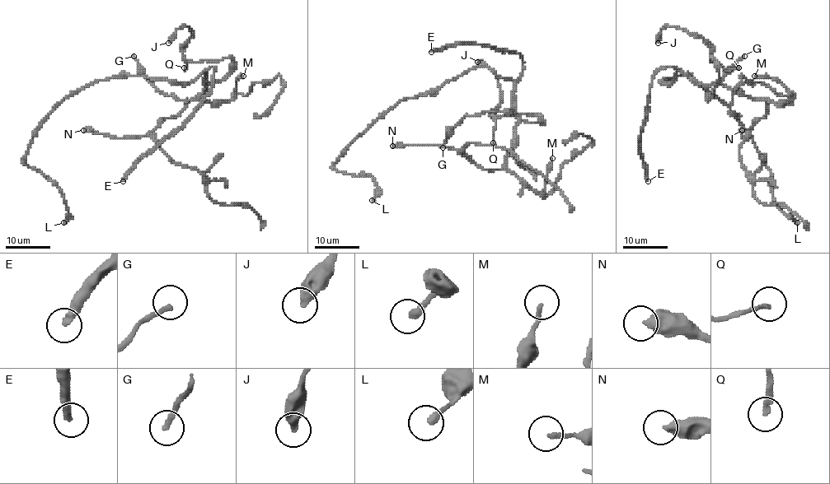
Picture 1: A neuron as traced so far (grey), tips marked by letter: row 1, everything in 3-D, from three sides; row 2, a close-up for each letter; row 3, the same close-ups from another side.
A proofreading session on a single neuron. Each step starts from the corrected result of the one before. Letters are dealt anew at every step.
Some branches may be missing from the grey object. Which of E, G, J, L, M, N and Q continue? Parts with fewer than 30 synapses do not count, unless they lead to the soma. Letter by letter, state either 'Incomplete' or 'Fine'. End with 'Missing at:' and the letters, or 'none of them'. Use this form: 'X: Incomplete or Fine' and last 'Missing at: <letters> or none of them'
E: Fine
G: Incomplete
J: Fine
L: Fine
M: Fine
N: Fine
Q: Fine
Missing at: G

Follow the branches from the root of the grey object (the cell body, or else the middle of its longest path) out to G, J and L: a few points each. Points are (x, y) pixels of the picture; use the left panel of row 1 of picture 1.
G: (202, 74), (205, 71), (203, 90), (190, 100), (179, 100), (161, 93), (143, 74), (133, 56)
J: (202, 74), (206, 85), (222, 79), (232, 59), (187, 60), (189, 27), (168, 43)
L: (202, 74), (187, 83), (99, 79), (53, 109), (25, 163), (58, 188), (67, 210), (63, 222)

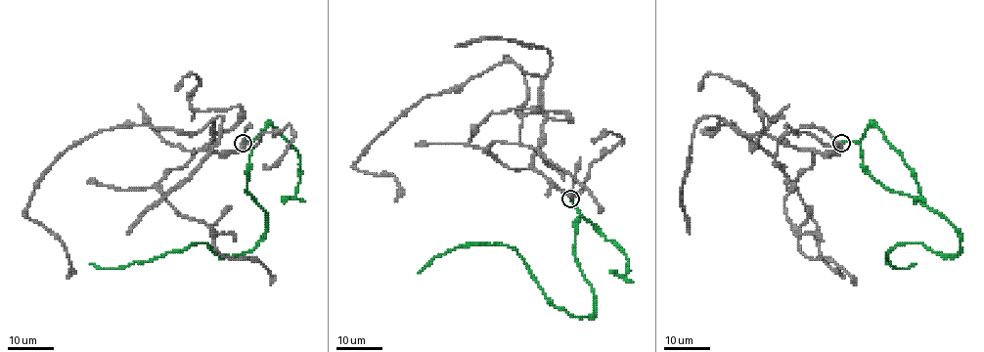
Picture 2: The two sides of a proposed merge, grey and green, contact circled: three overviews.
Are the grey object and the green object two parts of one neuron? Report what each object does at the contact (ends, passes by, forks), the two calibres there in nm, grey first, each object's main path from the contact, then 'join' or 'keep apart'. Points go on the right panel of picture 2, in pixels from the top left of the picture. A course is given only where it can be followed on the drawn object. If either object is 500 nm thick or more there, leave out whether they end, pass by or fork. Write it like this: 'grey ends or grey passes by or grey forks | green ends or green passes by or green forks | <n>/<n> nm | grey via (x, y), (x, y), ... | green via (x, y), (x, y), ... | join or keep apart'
grey passes by | green ends | 440/220 nm | grey via (841, 143), (820, 154), (721, 119), (704, 132), (729, 125), (763, 148), (814, 219), (827, 264), (843, 277) | green via (841, 143), (856, 142), (862, 166), (956, 230), (953, 256), (919, 242), (887, 251), (892, 267), (916, 263) | join

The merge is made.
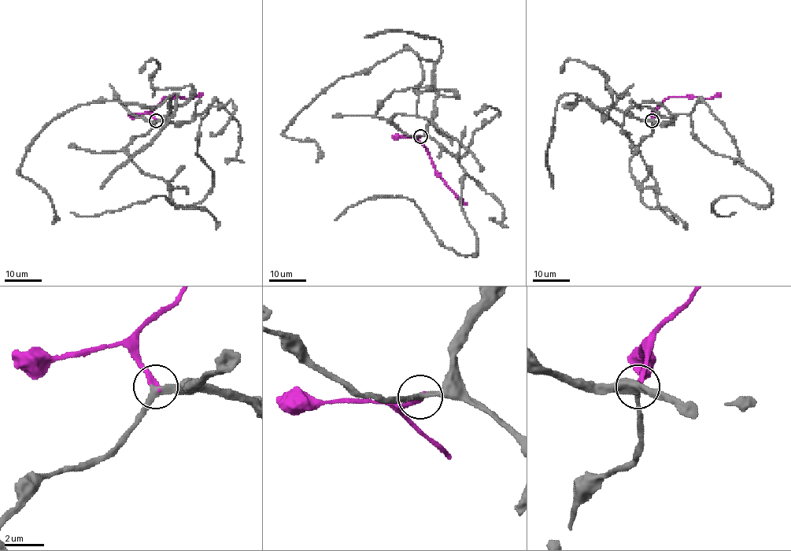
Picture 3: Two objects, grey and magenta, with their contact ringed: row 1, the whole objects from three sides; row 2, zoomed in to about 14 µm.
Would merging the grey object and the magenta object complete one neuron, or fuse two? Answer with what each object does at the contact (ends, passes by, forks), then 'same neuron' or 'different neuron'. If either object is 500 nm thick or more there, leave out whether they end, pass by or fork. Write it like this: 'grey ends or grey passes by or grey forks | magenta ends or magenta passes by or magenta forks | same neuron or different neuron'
grey passes by | magenta ends | same neuron

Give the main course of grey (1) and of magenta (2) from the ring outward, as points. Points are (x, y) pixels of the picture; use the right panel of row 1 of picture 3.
1: (652, 120), (591, 106), (578, 96), (565, 106), (588, 101), (621, 128), (653, 176), (664, 212), (677, 223)
2: (652, 120), (655, 110), (670, 97), (716, 97), (721, 93)

